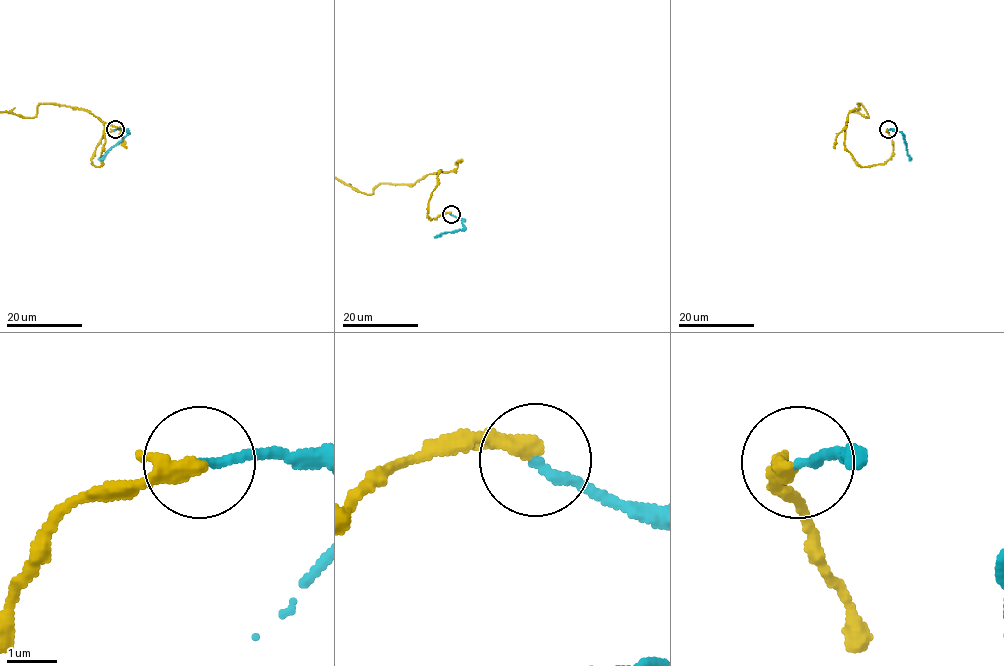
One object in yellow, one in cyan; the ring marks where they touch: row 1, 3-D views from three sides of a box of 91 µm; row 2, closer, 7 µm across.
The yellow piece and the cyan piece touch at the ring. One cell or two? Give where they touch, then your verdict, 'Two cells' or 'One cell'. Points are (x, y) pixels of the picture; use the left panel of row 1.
Place: (115, 129). One cell

